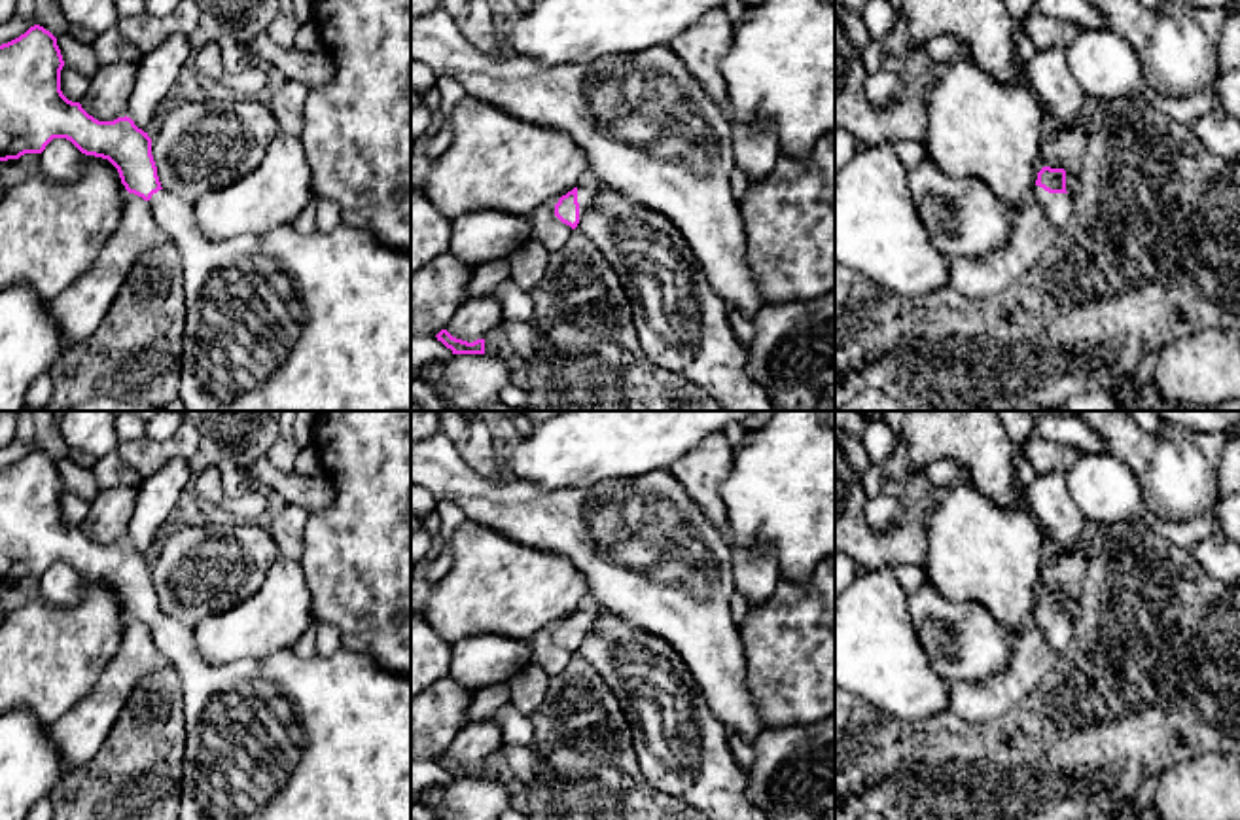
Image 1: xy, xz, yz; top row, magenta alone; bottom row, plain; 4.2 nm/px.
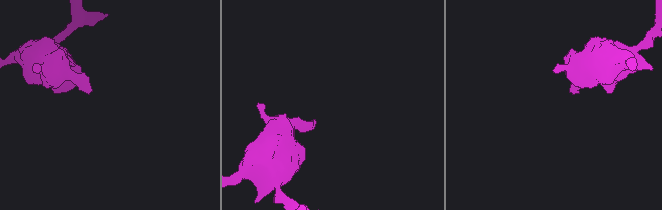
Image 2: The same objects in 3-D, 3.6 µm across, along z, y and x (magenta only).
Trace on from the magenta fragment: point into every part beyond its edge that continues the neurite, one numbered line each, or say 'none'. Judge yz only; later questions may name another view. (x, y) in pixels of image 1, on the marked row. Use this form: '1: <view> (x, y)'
1: yz (1059, 207)

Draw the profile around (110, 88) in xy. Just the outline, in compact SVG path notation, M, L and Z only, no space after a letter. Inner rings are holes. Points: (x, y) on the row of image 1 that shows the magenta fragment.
M115 62L97 70L80 100L81 108L98 121L127 116L127 100L134 87L138 62Z

